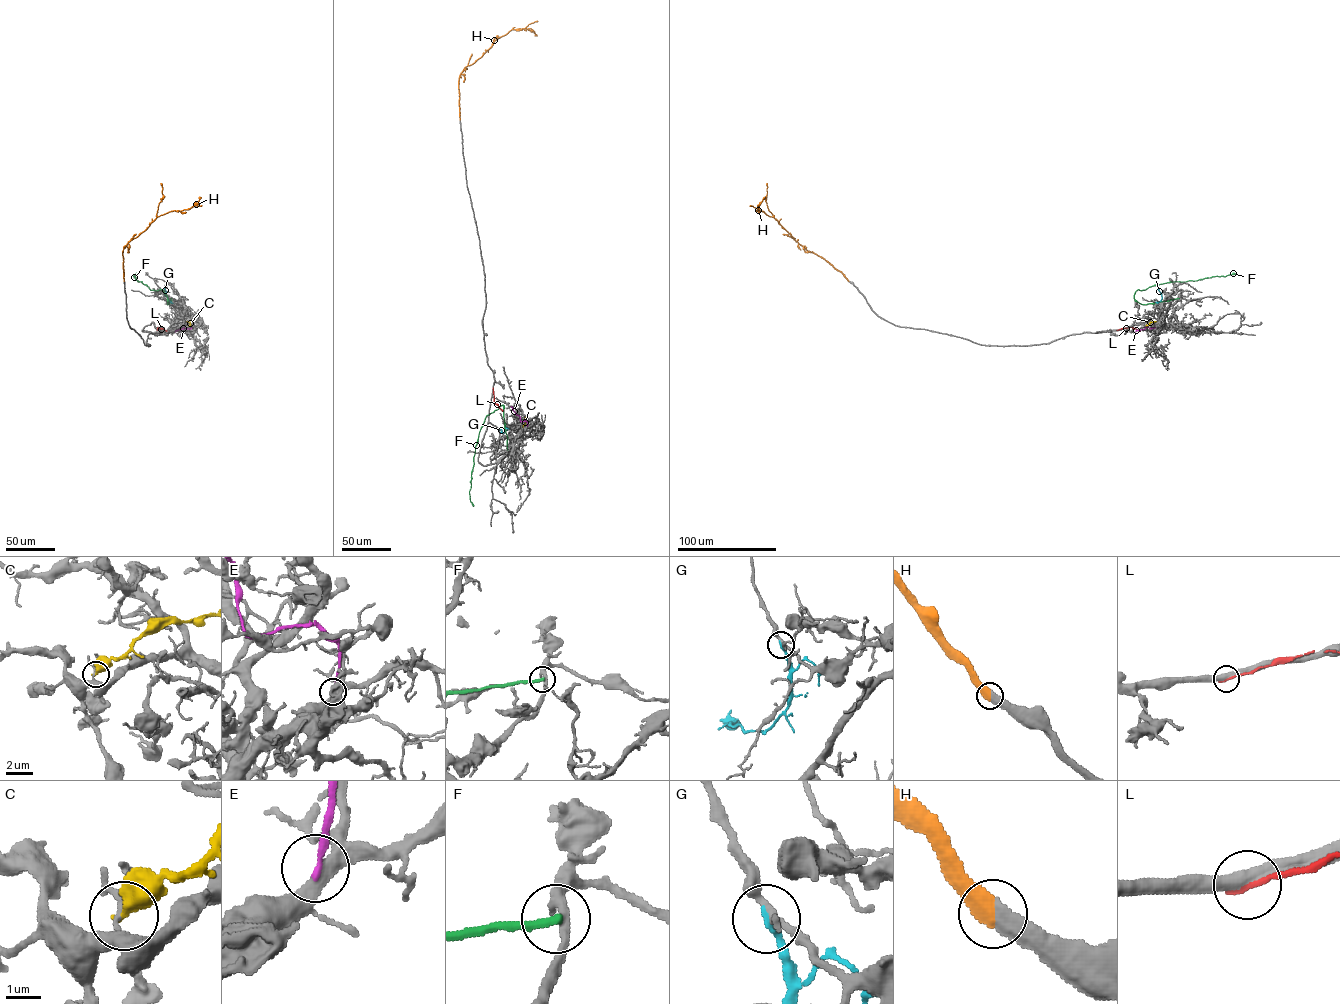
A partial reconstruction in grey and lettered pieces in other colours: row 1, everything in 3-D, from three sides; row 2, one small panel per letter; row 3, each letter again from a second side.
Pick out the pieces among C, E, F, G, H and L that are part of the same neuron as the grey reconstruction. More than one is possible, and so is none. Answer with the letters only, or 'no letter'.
H

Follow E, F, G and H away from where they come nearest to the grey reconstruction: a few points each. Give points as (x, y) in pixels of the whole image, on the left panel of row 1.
E: (191, 327), (175, 332)
F: (171, 298), (167, 304), (164, 291), (150, 290), (133, 276), (137, 273)
G: (169, 302), (163, 288)
H: (124, 281), (123, 250), (127, 243), (157, 217), (189, 209), (201, 197)

